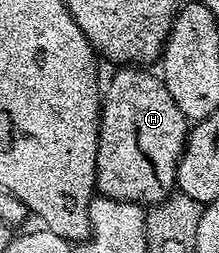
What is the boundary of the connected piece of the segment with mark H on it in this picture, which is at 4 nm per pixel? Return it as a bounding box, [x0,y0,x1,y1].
[96,67,190,207]

